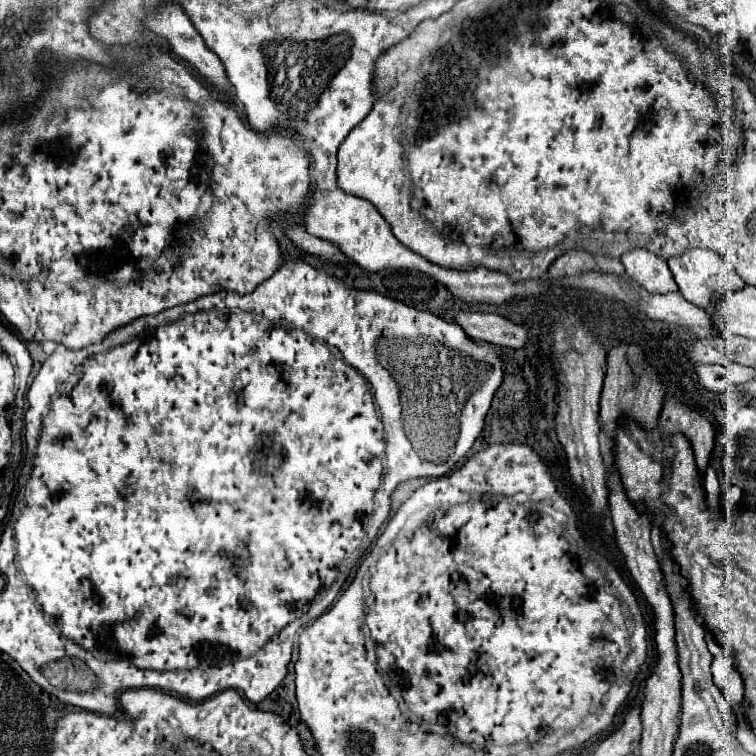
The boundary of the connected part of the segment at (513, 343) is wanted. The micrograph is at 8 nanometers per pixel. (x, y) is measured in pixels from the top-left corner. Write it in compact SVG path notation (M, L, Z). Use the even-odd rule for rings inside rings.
M457 311L453 313L453 321L463 327L463 331L477 339L487 341L499 347L509 349L521 349L529 345L529 329L517 323L511 323L509 319L495 315L495 313L475 313L475 311Z

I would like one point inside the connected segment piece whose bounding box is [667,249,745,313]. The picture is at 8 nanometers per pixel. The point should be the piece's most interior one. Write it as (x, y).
(702, 276)

